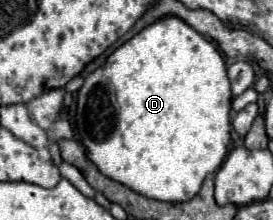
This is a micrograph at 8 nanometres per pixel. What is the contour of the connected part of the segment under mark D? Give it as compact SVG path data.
M163 16L163 18L155 20L153 24L145 26L129 42L119 46L101 68L97 68L95 72L91 72L85 78L85 82L79 90L79 96L77 96L77 116L75 116L77 118L77 136L81 140L81 144L85 144L85 148L89 150L89 158L101 170L101 174L121 182L123 186L129 186L131 190L135 190L137 194L147 196L147 198L155 198L155 200L163 200L163 202L187 202L199 192L203 180L221 168L221 164L229 152L231 98L233 98L233 94L231 94L231 86L229 86L229 78L227 78L227 66L225 66L217 46L211 40L207 40L205 36L201 36L199 32L195 32L181 18Z

